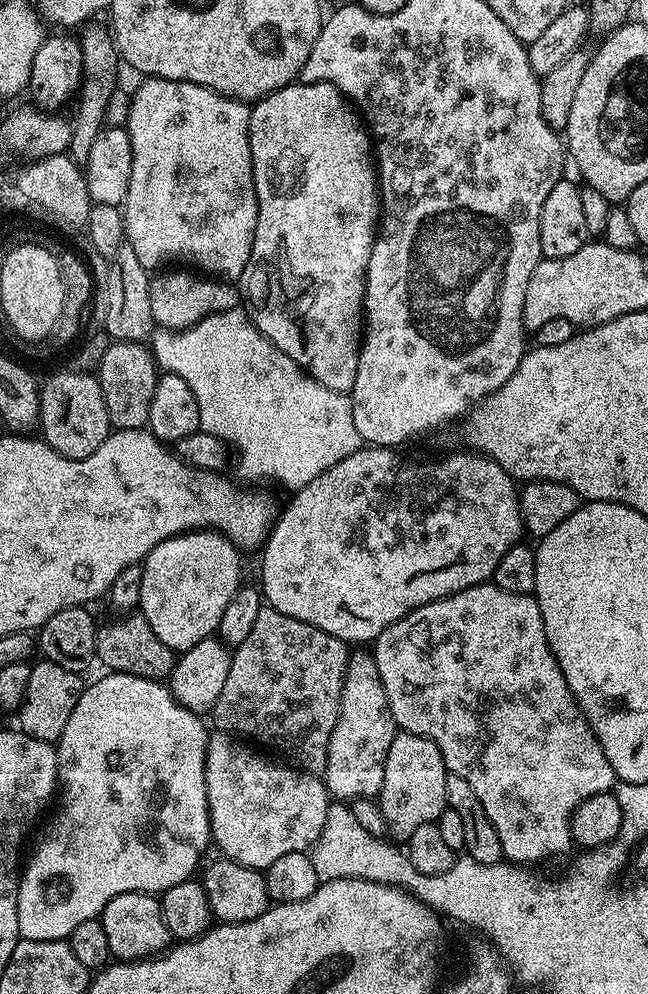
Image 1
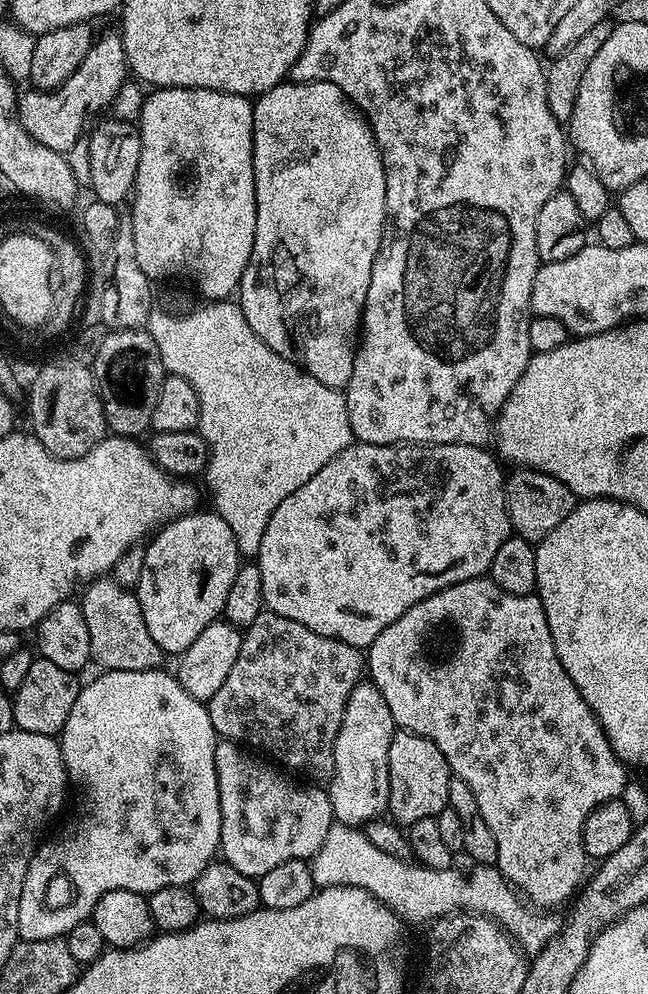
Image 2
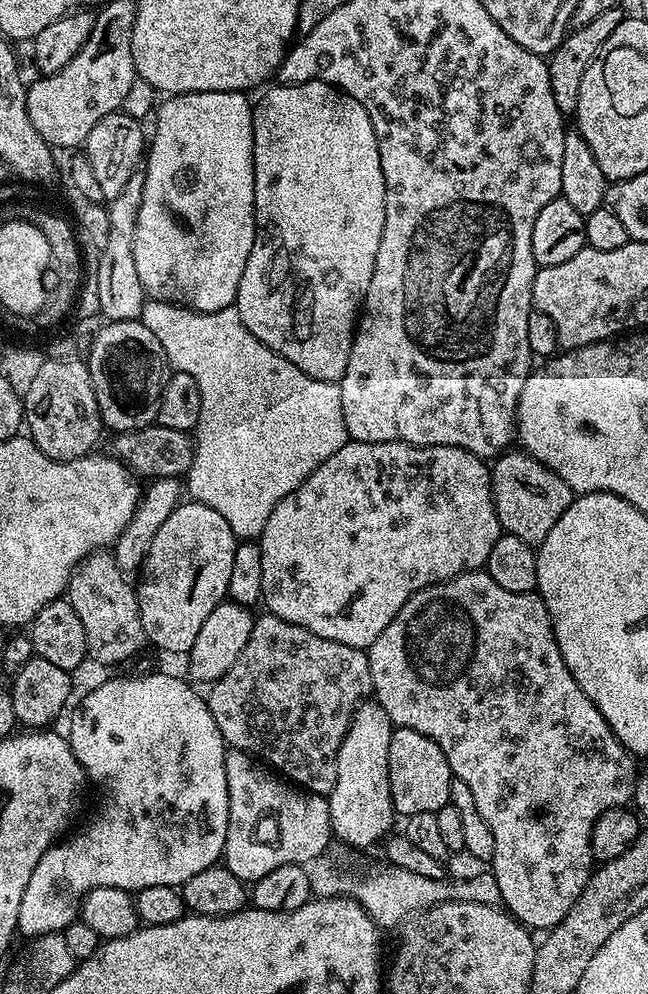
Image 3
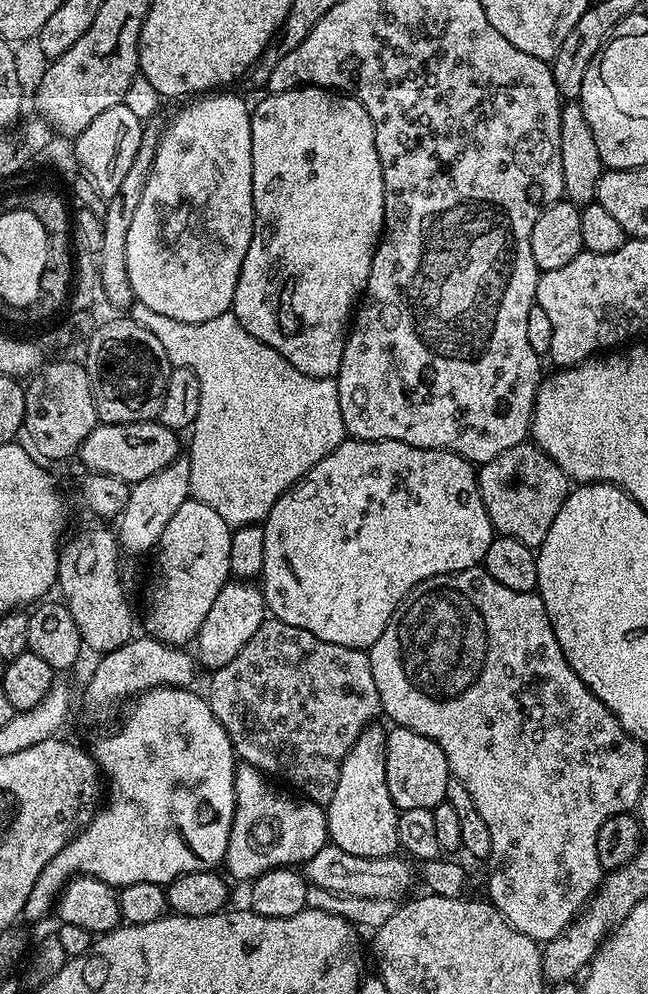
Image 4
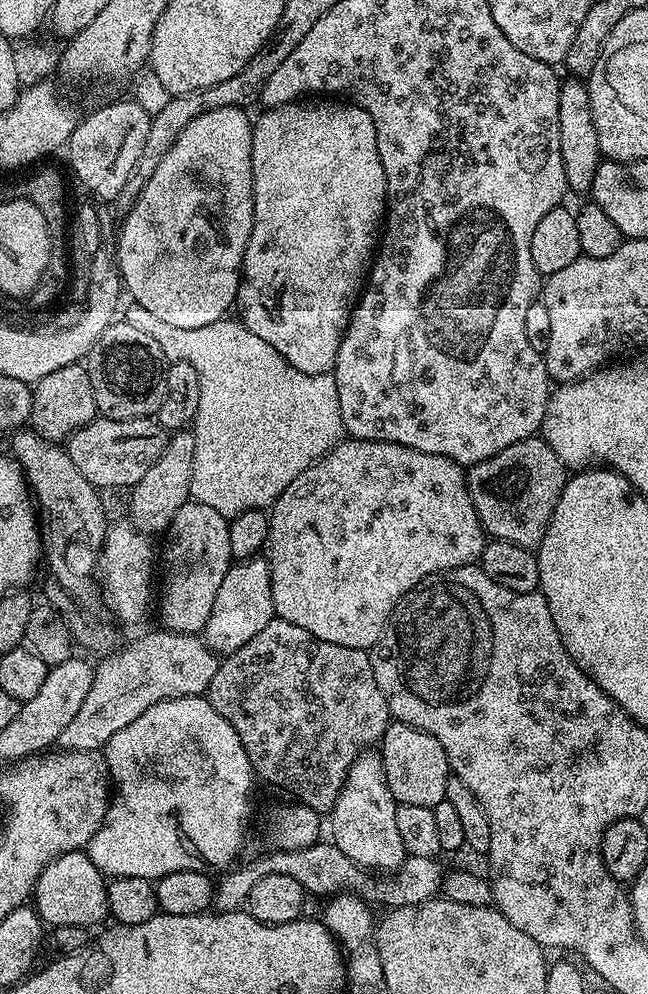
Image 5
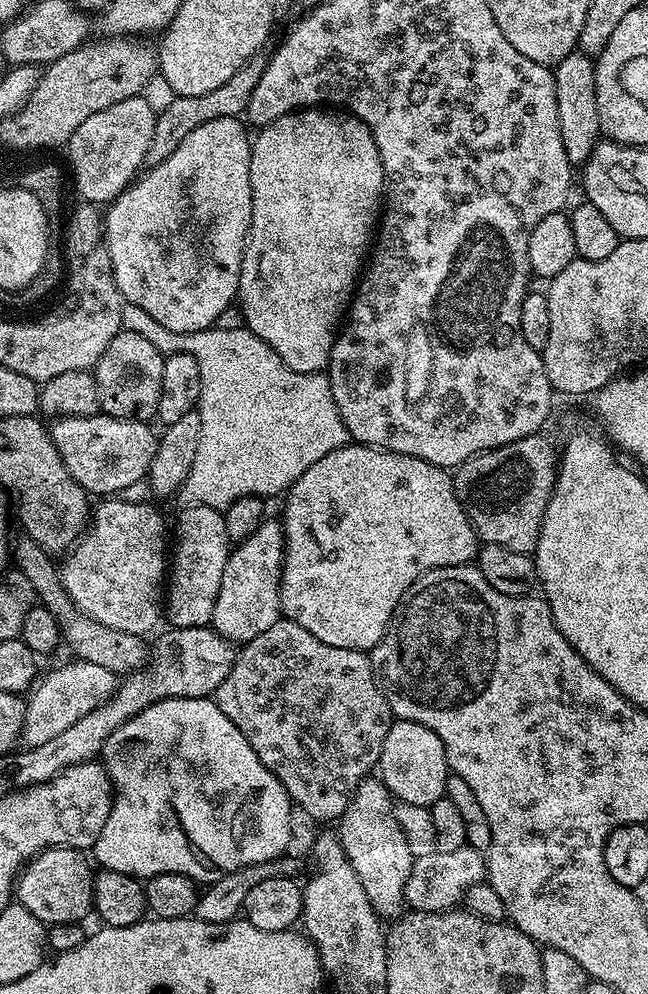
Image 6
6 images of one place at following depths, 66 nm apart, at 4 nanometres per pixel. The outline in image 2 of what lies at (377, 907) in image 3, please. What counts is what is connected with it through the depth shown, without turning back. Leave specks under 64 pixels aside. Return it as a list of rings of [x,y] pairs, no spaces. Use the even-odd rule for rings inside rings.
[[[333,822],[322,846],[311,857],[310,867],[317,889],[358,886],[381,900],[409,925],[427,925],[453,914],[489,916],[528,954],[543,950],[561,926],[561,921],[552,917],[555,915],[529,907],[495,866],[472,866],[469,872],[459,872],[456,866],[446,870],[425,868],[419,862],[394,858],[394,854],[378,850],[363,830],[350,824]]]

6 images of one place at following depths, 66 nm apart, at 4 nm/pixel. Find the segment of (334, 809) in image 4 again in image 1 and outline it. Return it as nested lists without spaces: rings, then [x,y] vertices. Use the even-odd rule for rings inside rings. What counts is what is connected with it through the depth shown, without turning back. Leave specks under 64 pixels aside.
[[[356,650],[349,655],[340,699],[340,717],[334,726],[334,734],[330,734],[328,768],[322,773],[328,795],[336,802],[379,797],[386,754],[398,731],[388,705],[386,690],[382,686],[382,678],[378,674],[375,655],[371,651],[364,651],[368,650]]]

